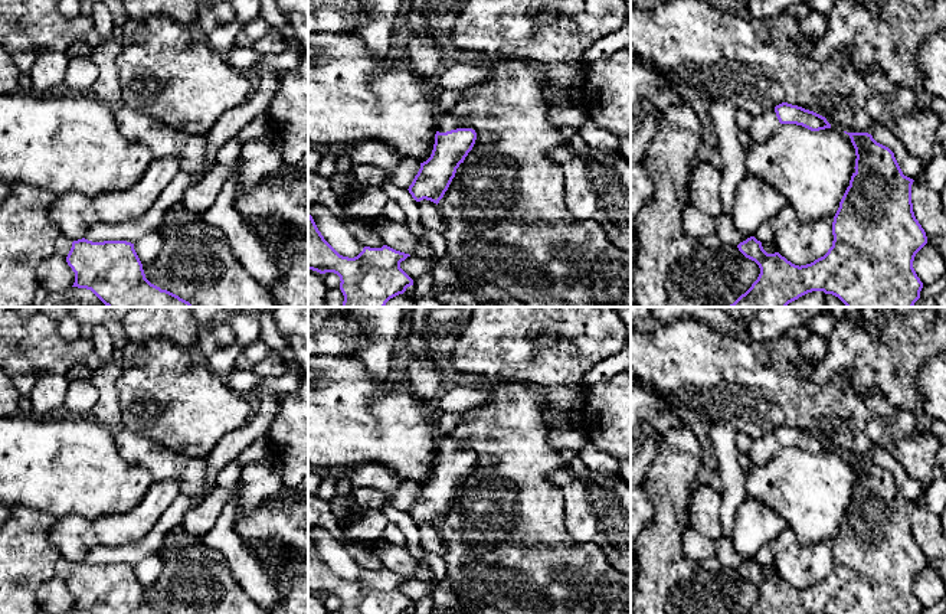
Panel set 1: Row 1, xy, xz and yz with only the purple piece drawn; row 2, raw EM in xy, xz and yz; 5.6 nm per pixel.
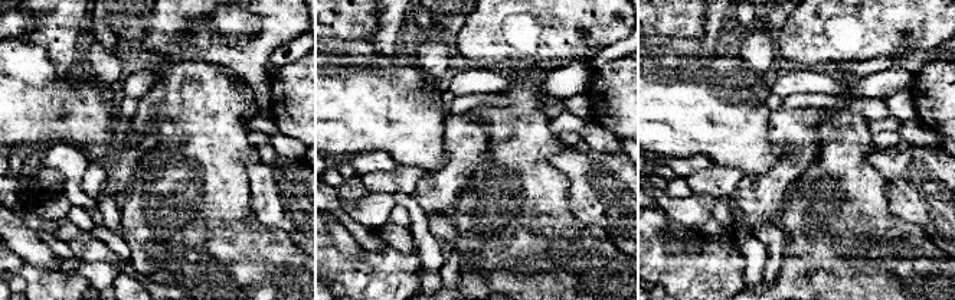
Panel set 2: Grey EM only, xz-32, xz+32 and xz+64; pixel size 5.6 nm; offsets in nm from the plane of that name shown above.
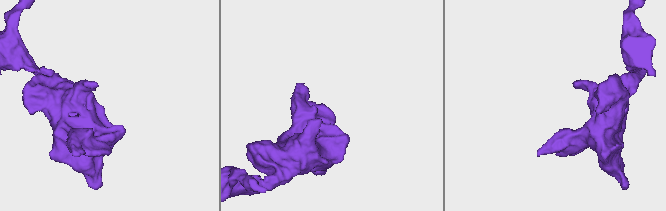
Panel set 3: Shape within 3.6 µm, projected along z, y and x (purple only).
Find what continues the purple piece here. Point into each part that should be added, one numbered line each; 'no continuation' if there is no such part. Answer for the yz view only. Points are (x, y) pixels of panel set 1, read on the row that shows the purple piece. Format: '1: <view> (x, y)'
1: yz (762, 127)

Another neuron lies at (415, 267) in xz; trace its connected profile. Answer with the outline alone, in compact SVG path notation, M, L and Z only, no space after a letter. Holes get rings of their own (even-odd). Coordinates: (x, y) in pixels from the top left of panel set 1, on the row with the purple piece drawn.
M416 255L407 257L400 262L400 268L413 280L413 285L416 281L432 270L433 259L423 259Z

